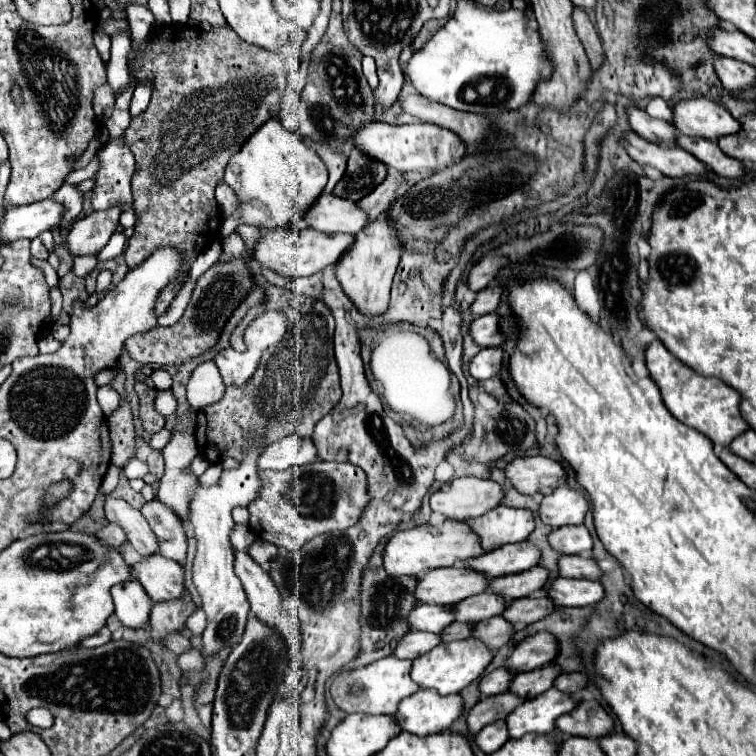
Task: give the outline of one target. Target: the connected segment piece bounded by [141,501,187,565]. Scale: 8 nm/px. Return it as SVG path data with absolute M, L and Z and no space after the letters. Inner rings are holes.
M149 501L141 509L143 517L153 527L157 539L159 539L159 553L167 559L173 559L181 565L185 565L187 559L187 533L185 523L173 509L159 501Z

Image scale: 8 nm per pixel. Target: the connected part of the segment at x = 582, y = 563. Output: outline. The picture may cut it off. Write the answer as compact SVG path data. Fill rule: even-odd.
M561 555L559 573L561 577L575 577L575 579L599 579L603 575L595 559L581 555Z

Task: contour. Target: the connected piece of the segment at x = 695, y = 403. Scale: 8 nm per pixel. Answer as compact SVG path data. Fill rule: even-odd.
M655 339L647 347L647 369L651 379L657 383L663 403L671 411L671 415L681 423L685 423L687 427L701 431L713 443L727 447L737 435L749 429L749 425L739 413L741 395L719 379L697 375L691 367L687 367L675 355L671 355L659 339Z

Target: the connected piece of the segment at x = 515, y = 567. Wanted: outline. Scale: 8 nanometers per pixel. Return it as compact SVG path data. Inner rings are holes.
M521 541L521 543L509 543L495 551L483 553L481 557L469 559L465 565L495 579L501 575L527 571L527 569L535 567L539 563L539 559L541 559L539 547L533 545L531 541Z

